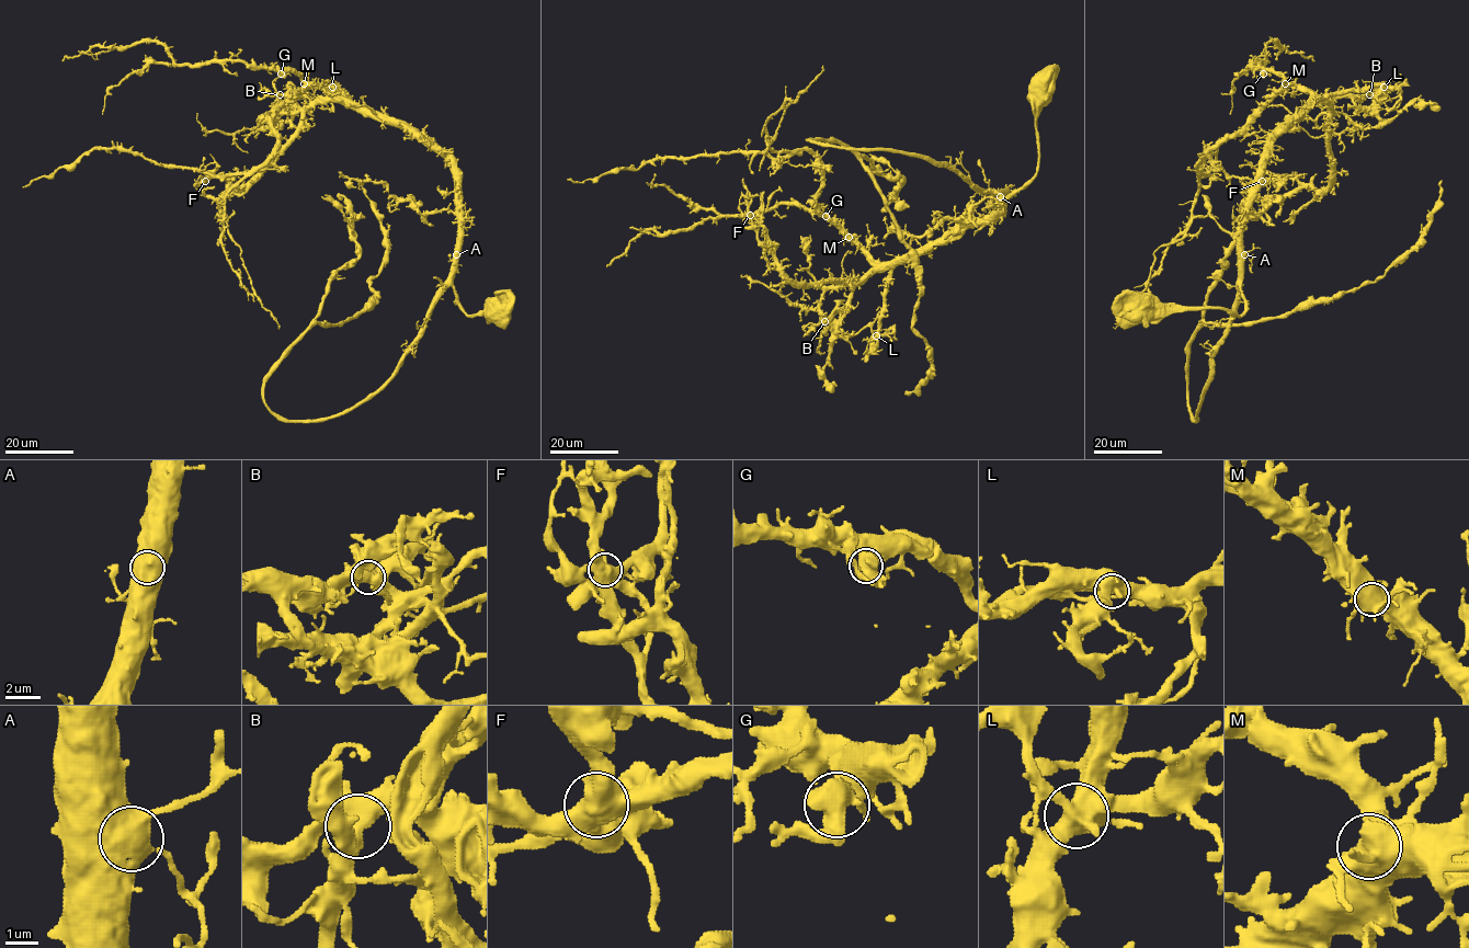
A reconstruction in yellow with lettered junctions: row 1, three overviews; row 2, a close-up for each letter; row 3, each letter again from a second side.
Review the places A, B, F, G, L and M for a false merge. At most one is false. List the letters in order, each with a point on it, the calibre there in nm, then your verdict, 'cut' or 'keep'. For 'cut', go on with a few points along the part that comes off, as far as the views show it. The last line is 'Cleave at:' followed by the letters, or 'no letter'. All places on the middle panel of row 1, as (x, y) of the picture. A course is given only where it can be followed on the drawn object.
A: place (1000, 196); calibre 600 nm; keep
B: place (824, 321); calibre 550 nm; keep
F: place (750, 215); calibre 550 nm; keep
G: place (826, 216); calibre 600 nm; keep
L: place (876, 335); calibre 600 nm; cut; course (876, 335), (868, 327), (847, 335), (839, 335), (833, 330), (830, 323), (833, 309), (845, 300)
M: place (849, 237); calibre 550 nm; keep
Cleave at: L

